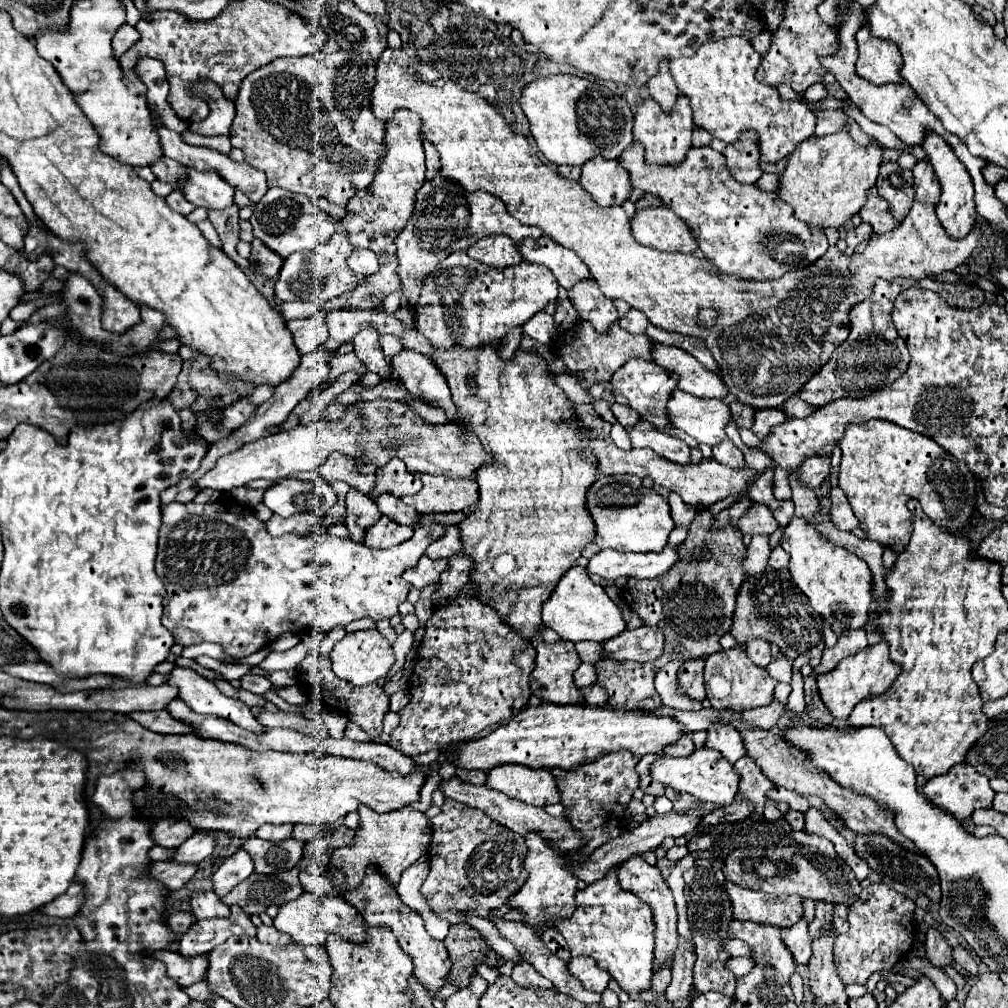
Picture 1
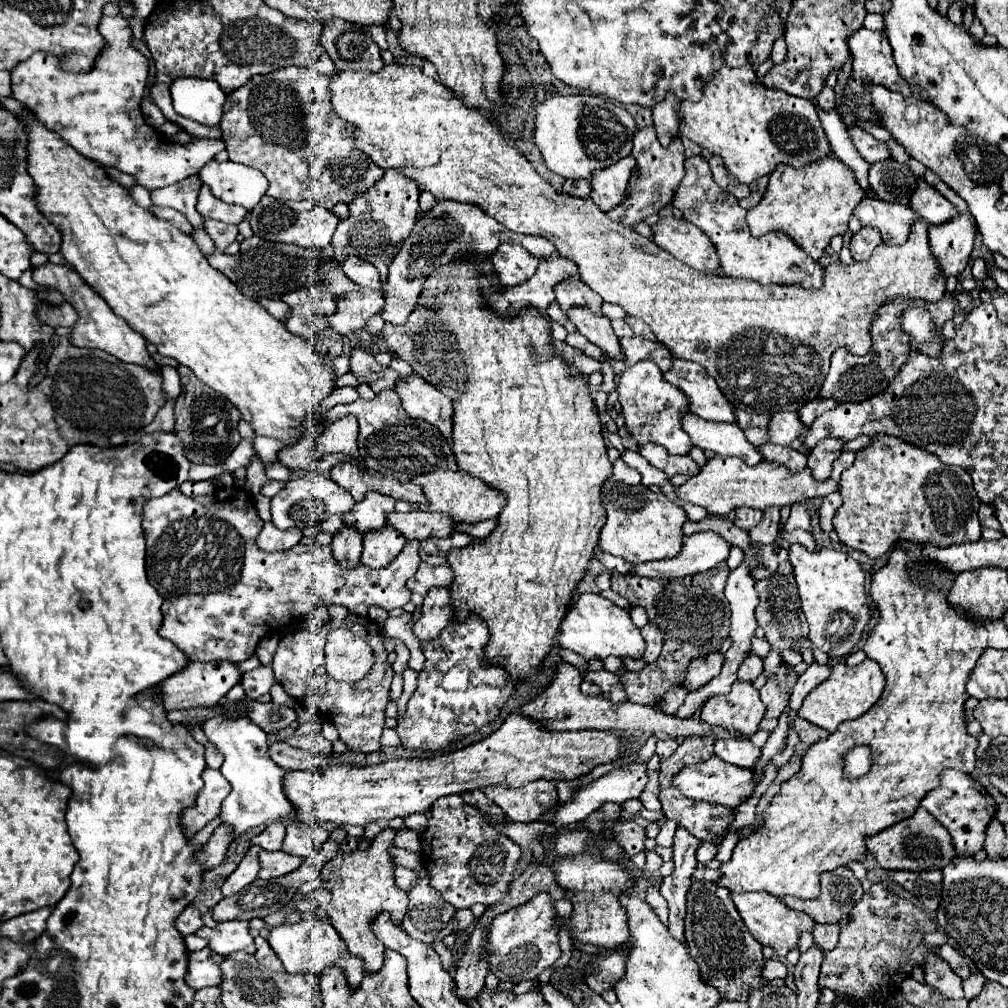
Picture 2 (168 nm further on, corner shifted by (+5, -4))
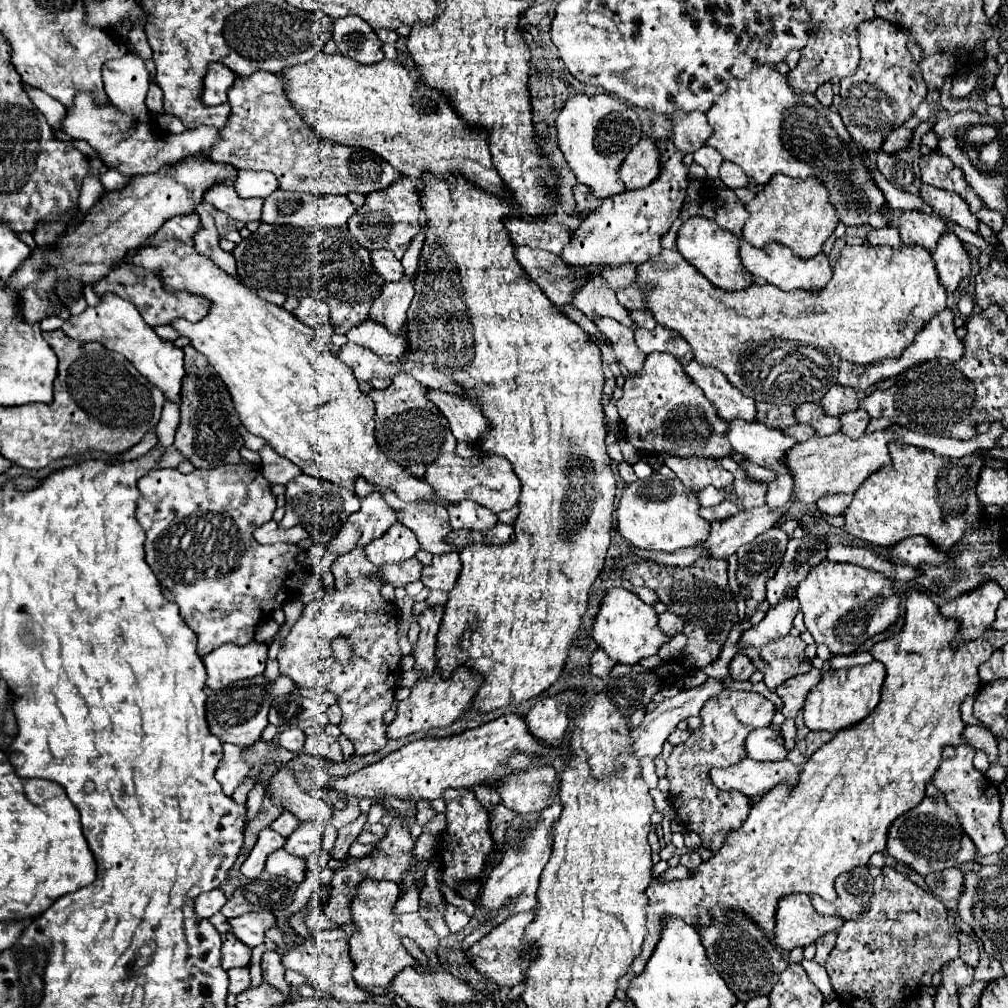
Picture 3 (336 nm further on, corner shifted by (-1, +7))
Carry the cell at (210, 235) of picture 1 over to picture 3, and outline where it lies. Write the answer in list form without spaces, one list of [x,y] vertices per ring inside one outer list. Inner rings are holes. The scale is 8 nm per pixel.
[[[261,223],[255,233],[235,247],[233,257],[243,285],[251,289],[271,289],[297,299],[311,295],[325,301],[331,309],[333,329],[339,335],[345,335],[351,327],[359,327],[365,321],[385,285],[371,263],[369,251],[355,241],[349,229],[341,227],[303,229],[293,225]]]

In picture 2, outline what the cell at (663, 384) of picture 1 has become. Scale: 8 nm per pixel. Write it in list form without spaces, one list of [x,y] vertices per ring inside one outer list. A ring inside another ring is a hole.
[[[641,360],[631,368],[627,368],[619,378],[617,392],[619,392],[619,402],[623,406],[625,426],[633,434],[637,444],[655,442],[667,448],[669,454],[687,454],[693,448],[689,436],[685,436],[681,428],[681,416],[689,412],[687,400],[673,384],[669,384],[663,378],[661,370],[651,360]]]

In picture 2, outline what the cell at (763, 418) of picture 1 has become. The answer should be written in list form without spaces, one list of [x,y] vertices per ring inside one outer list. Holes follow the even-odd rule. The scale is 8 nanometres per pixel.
[[[777,412],[771,416],[767,434],[771,444],[781,446],[795,446],[799,442],[799,436],[807,432],[807,426],[797,420],[797,412]]]

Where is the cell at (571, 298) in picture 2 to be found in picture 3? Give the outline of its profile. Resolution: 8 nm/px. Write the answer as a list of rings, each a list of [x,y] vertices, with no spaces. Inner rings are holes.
[[[601,275],[591,277],[591,281],[583,289],[579,289],[573,305],[577,309],[581,309],[589,319],[611,317],[611,319],[619,321],[621,325],[625,325],[629,329],[635,329],[635,323],[631,319],[629,309],[625,309],[617,301],[615,291],[609,287],[609,283]]]

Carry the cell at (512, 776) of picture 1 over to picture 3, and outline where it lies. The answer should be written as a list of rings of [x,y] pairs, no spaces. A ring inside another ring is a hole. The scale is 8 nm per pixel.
[[[551,765],[531,767],[527,771],[507,775],[503,789],[499,789],[503,805],[515,813],[543,811],[553,805],[557,793],[557,771]]]

